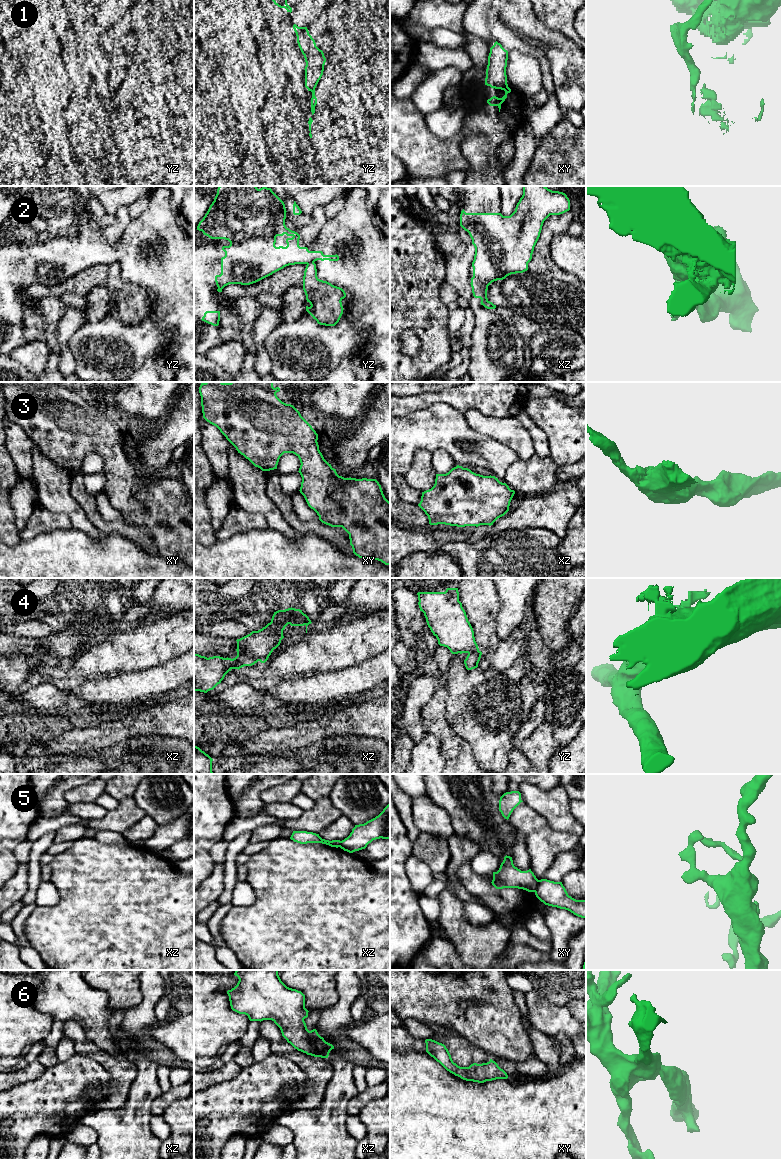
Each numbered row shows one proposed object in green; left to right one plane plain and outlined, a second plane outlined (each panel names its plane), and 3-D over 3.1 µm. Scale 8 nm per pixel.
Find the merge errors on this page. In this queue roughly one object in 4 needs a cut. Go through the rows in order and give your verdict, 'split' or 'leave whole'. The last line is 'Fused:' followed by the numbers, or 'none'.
1: split
2: split
3: leave whole
4: leave whole
5: split
6: leave whole
Fused: 1, 2, 5

